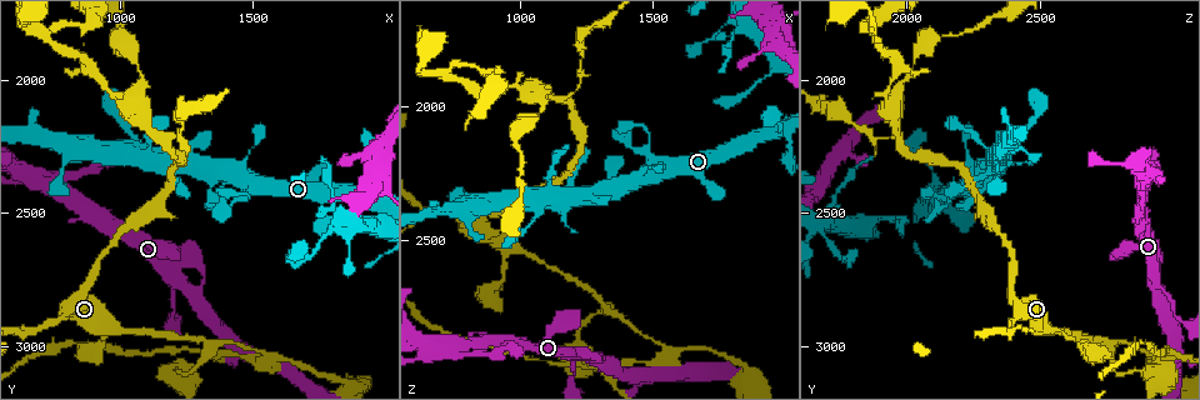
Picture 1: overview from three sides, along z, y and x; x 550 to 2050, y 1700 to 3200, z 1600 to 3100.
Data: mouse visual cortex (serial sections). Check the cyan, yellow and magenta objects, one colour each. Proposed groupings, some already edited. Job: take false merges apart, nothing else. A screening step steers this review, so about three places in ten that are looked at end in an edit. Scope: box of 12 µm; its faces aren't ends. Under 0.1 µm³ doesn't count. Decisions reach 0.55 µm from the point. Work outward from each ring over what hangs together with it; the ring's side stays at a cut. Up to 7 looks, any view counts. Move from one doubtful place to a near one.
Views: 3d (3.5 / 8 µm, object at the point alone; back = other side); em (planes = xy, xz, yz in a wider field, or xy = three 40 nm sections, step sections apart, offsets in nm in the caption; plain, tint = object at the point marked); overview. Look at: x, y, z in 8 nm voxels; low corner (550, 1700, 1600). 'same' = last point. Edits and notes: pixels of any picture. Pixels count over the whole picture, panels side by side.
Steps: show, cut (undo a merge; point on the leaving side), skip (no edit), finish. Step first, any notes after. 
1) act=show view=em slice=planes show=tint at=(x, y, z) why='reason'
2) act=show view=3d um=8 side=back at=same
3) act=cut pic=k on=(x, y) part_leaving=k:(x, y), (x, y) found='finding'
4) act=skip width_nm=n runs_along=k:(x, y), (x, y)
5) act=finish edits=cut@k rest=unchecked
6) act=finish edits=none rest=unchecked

act=show view=3d um=8 at=(670, 2940, 2390) why='three-way junction'

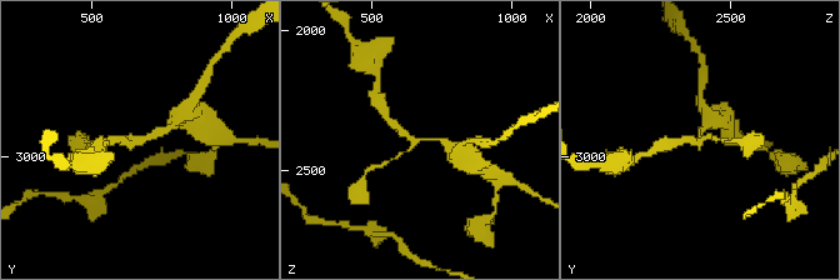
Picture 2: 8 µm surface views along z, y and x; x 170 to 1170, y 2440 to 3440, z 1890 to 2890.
act=show view=em slice=planes show=tint at=(670, 2940, 2390) why='need the tissue'

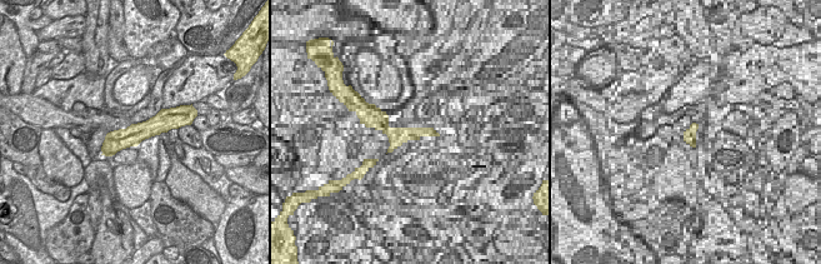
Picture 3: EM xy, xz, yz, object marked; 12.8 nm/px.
act=skip arm_widths_nm=150,200,200 found='one cell here'

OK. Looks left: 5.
act=show view=3d um=3.5 at=(1170, 2230, 1970) why='a fork'

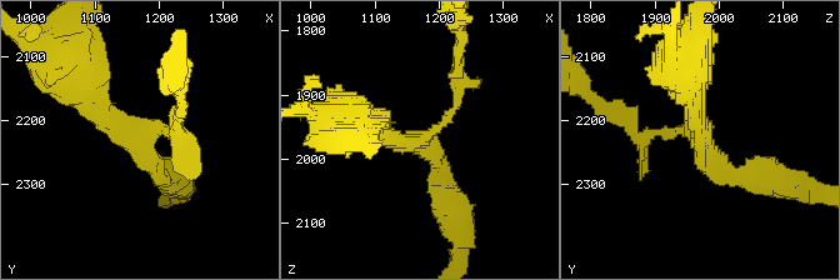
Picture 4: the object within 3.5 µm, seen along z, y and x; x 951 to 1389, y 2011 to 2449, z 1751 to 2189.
act=show view=em slice=xy step=1 show=tint at=(1170, 2235, 1975) arms=3 arm_widths_nm=150,250,300 why='need the tissue'

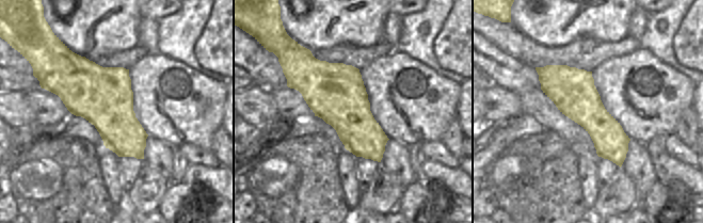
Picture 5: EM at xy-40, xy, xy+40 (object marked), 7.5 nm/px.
act=skip runs_along=5:(539, 69), (608, 136), (619, 162) found='all the same cell'

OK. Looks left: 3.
act=show view=3d um=3.5 at=(960, 2040, 1920) why='thick turns thin'

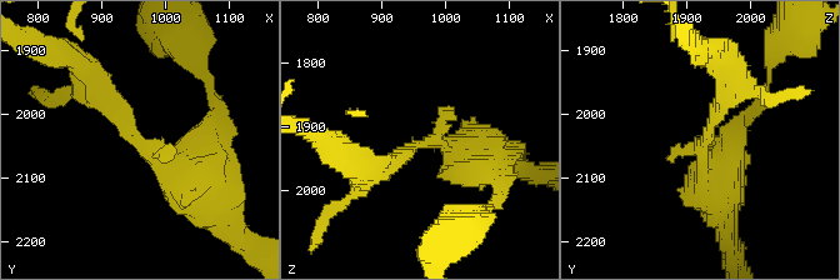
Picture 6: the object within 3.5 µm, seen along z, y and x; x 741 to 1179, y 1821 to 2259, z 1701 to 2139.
act=show view=em slice=xy step=5 show=tint at=(955, 2040, 1930)

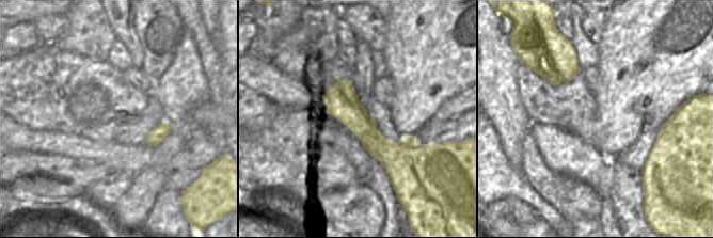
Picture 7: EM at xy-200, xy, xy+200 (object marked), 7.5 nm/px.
act=show view=em slice=xy step=1 show=tint at=same

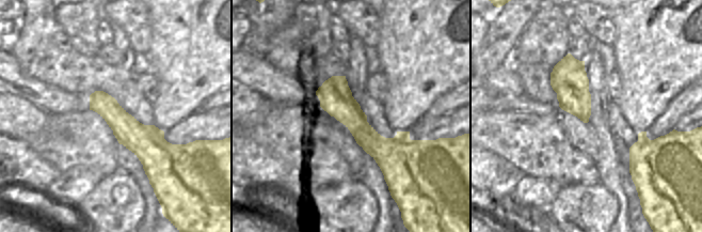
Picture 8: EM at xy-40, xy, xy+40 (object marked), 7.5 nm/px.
act=skip runs_along=8:(320, 90), (382, 150), (412, 150) found='one cell here'

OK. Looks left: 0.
act=finish edits=none rest=unchecked

